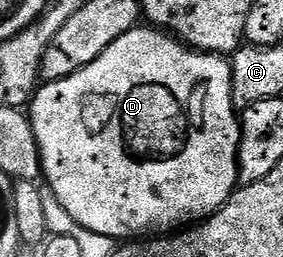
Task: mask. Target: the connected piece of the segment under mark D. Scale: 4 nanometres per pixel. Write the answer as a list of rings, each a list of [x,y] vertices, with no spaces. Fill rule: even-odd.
[[[158,28],[143,29],[130,30],[125,32],[125,36],[121,36],[121,40],[113,40],[113,44],[109,44],[109,48],[105,48],[105,52],[101,52],[101,56],[93,60],[93,64],[73,72],[73,76],[40,85],[29,103],[31,127],[37,136],[39,155],[43,161],[42,177],[47,178],[46,189],[55,193],[57,200],[61,200],[65,212],[69,212],[69,216],[73,216],[77,224],[89,228],[89,232],[101,232],[101,236],[109,236],[116,240],[139,240],[148,232],[175,232],[188,224],[198,224],[211,214],[216,214],[240,185],[241,118],[231,91],[230,61],[222,54],[204,54],[192,50],[191,47],[184,46],[178,38]]]

